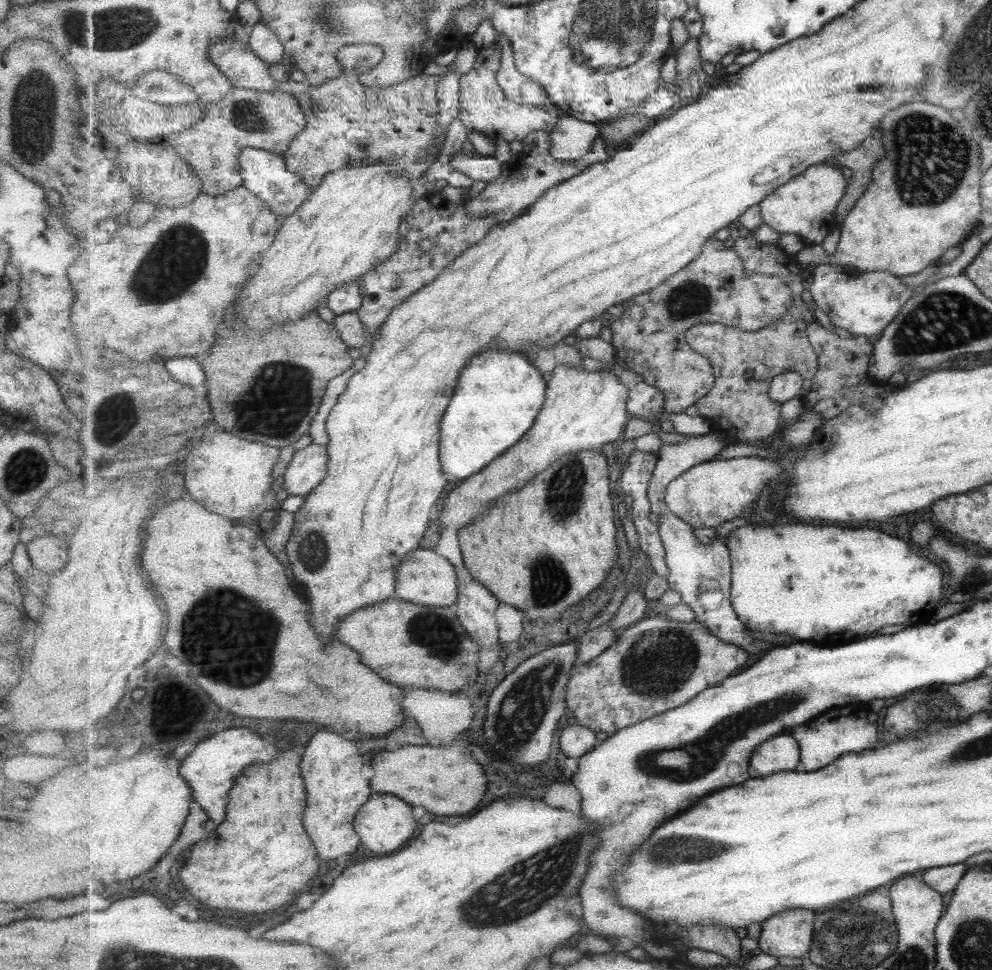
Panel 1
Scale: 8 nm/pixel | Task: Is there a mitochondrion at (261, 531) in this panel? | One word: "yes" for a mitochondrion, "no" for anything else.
no

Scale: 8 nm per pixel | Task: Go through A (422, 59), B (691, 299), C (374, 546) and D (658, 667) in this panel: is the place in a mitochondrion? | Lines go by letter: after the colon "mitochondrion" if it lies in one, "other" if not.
A: other
B: mitochondrion
C: other
D: mitochondrion

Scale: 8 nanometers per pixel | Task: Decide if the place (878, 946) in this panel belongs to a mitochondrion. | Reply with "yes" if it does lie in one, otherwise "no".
yes

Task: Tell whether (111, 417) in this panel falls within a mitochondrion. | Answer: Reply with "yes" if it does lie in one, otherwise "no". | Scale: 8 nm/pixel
yes

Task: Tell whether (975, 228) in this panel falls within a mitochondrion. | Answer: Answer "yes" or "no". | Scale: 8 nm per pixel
no

